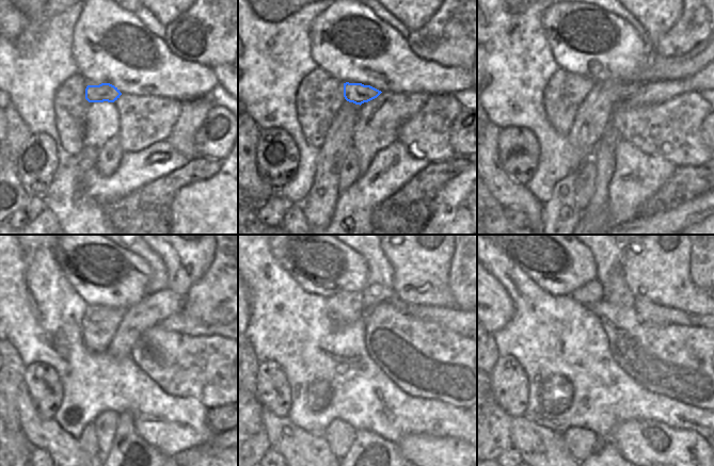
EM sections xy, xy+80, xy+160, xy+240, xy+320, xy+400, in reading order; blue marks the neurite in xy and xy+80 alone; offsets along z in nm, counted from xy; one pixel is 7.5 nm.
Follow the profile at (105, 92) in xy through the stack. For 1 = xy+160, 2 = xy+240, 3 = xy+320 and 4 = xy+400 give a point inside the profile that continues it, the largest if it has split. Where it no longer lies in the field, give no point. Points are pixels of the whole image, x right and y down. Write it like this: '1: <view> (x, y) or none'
1: xy+160 (623, 89)
2: xy+240 (180, 323)
3: xy+320 (455, 320)
4: xy+400 (694, 318)

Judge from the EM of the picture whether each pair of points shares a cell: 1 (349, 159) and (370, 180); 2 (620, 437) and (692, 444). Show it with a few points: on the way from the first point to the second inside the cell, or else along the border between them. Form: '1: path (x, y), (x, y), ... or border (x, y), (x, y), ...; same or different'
1: border (361, 175), (342, 191); different
2: path (638, 437), (665, 437), (668, 435), (673, 440); same

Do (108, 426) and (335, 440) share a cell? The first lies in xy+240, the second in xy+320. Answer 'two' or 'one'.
one

